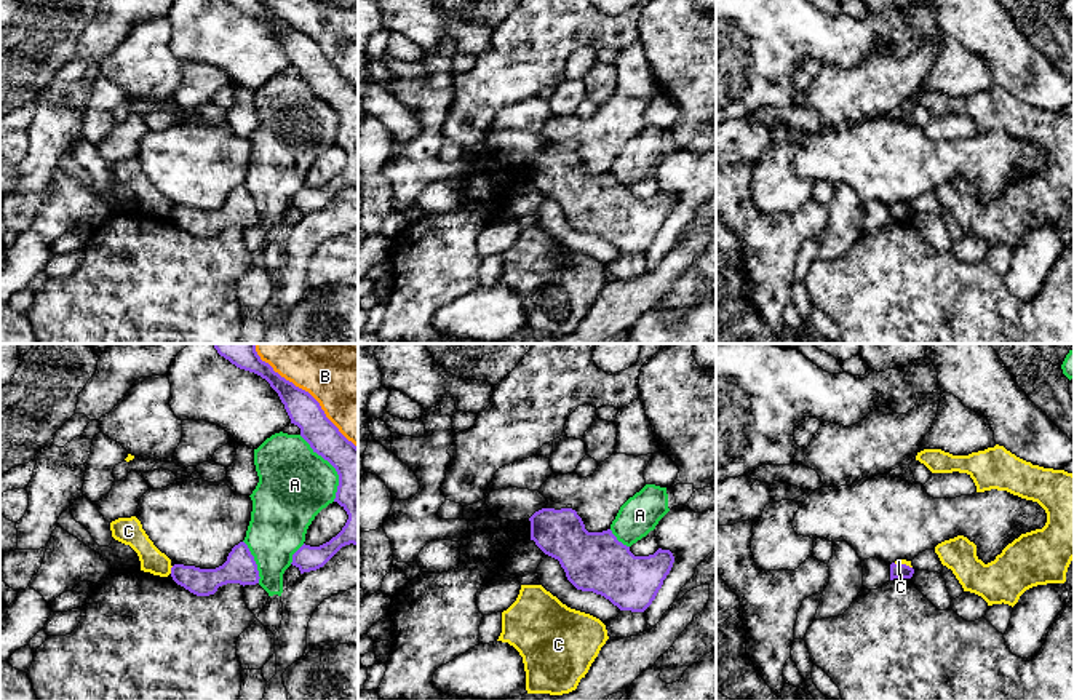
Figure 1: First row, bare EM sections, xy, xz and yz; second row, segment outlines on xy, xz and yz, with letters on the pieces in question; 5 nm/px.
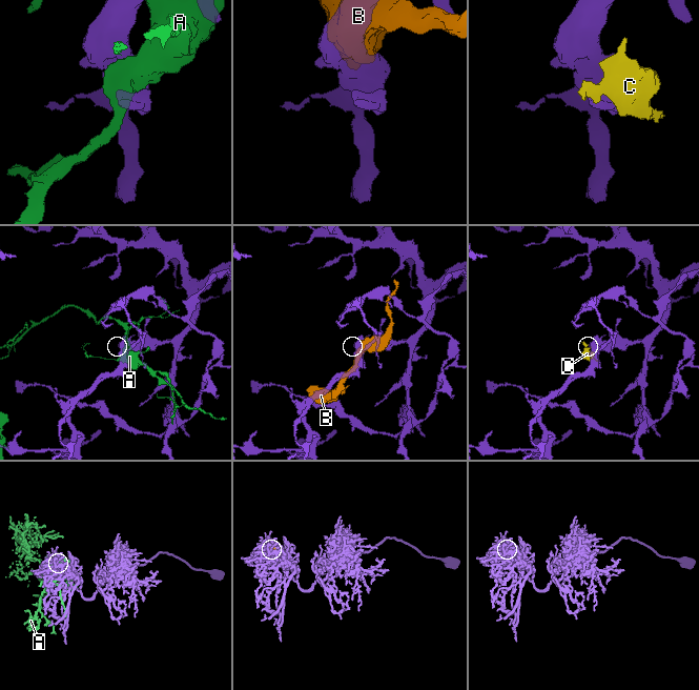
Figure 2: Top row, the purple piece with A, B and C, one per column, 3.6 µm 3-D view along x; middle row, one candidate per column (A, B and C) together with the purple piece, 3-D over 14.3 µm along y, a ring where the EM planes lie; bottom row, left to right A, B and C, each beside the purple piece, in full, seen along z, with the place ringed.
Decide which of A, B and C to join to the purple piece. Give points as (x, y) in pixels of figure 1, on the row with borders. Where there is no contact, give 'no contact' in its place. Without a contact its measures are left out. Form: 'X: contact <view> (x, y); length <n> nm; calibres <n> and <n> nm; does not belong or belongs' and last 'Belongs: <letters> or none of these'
A: contact xy (333, 465); length 380 nm; calibres 200 and 360 nm; does not belong
B: contact xy (304, 390); length 750 nm; calibres 160 and 500 nm; does not belong
C: contact xy (171, 569); length 40 nm; calibres 140 and 120 nm; belongs
Belongs: C

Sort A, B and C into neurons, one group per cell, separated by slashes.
A / B / C

